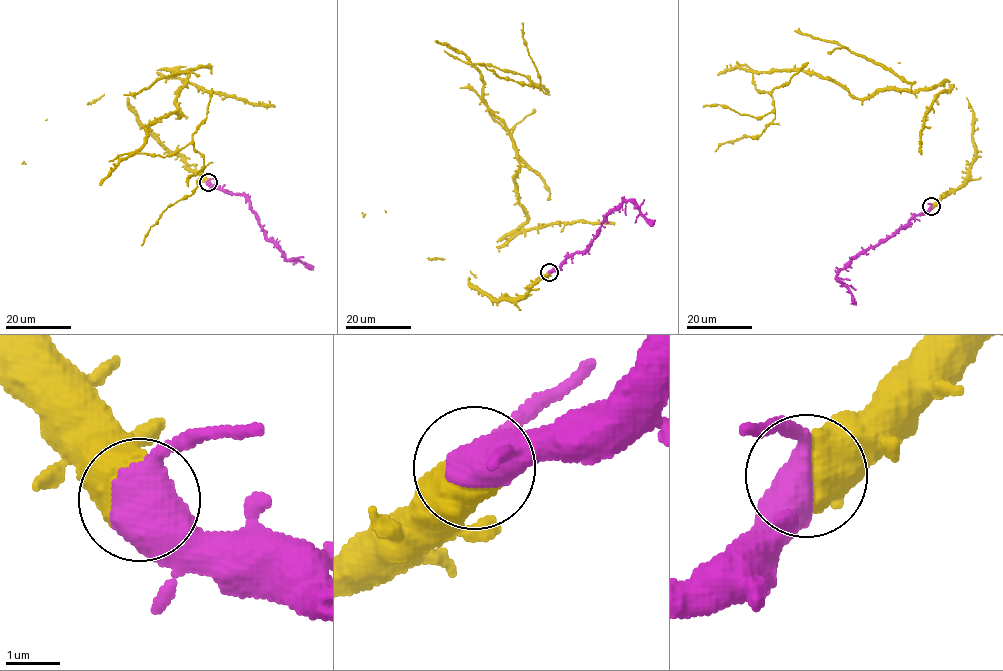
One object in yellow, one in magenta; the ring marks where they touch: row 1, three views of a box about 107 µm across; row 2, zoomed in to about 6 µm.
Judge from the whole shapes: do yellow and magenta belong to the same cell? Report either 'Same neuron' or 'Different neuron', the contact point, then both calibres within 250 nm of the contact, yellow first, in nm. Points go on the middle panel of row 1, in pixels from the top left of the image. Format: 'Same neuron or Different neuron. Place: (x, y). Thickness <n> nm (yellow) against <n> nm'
Same neuron. Place: (549, 272). Thickness 800 nm (yellow) against 550 nm

